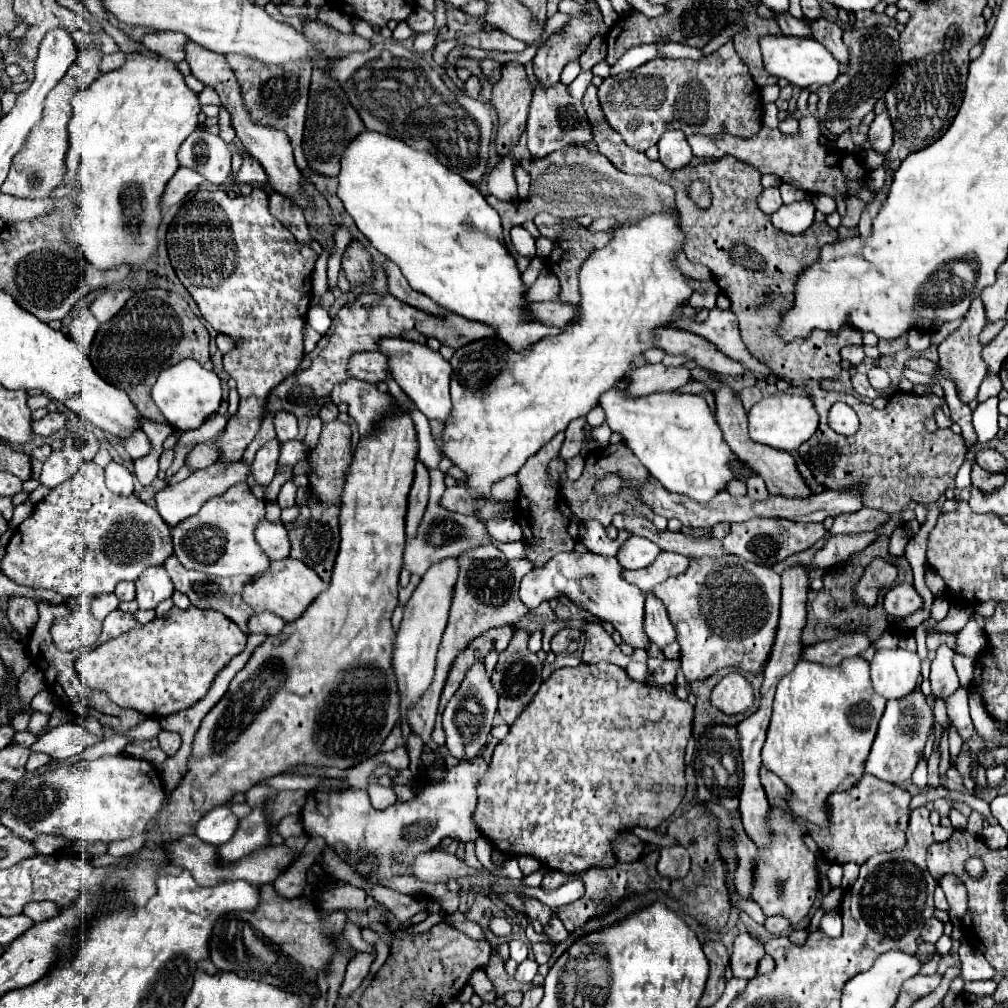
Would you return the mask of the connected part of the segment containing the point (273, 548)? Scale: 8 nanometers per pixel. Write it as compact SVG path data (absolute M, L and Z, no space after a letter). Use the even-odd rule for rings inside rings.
M262 520L256 528L256 540L264 548L270 560L282 560L288 556L290 542L288 542L288 532L282 526L282 522L270 524L268 520Z

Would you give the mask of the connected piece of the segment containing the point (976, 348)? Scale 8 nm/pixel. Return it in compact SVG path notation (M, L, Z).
M974 298L970 304L970 310L966 312L966 318L962 322L962 326L950 334L940 346L938 346L938 354L940 354L940 366L948 366L952 378L958 384L958 396L962 402L970 402L972 398L976 398L978 386L986 376L986 366L984 366L984 358L980 356L980 352L984 350L984 344L980 342L980 332L984 330L984 326L988 324L988 316L984 310L984 304L980 298Z

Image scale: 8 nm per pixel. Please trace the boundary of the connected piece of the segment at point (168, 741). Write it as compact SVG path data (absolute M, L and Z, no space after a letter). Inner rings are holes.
M162 730L158 734L158 742L160 742L160 748L168 754L168 756L174 756L180 748L180 736L176 732L168 732L168 730Z

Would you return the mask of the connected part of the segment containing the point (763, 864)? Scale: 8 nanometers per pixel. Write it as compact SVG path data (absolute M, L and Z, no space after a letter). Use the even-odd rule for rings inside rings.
M770 810L770 824L774 830L772 844L766 850L760 850L756 864L756 882L754 882L754 902L760 904L766 916L786 916L792 924L798 924L812 908L812 902L818 892L818 870L816 856L806 848L802 836L806 830L792 822L792 818L780 810Z

